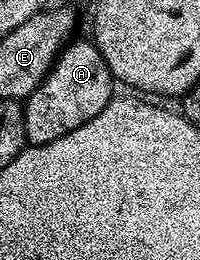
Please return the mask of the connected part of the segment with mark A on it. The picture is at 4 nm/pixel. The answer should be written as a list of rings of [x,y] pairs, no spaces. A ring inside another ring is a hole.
[[[70,41],[56,57],[49,74],[32,95],[24,99],[25,137],[30,146],[51,144],[51,140],[59,140],[59,136],[67,136],[67,132],[75,132],[79,124],[87,124],[91,116],[99,116],[103,108],[115,97],[115,79],[107,68],[107,60],[99,52],[92,41]]]

